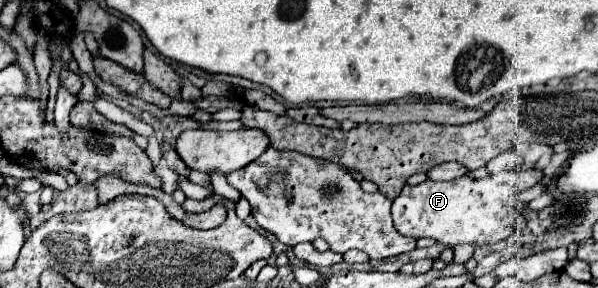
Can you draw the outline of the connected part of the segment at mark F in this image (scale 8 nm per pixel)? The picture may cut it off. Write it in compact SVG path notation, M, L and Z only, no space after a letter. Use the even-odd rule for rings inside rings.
M514 169L514 171L502 171L498 175L486 175L484 179L472 179L468 173L460 179L452 181L432 181L426 179L420 185L404 185L402 193L392 203L392 217L394 225L402 235L420 239L420 237L432 237L444 245L450 245L454 249L454 263L466 263L474 253L476 245L484 243L496 243L500 239L510 237L516 229L522 229L526 225L524 221L524 203L518 201L518 193L524 189L534 187L542 179L542 173L538 169Z

